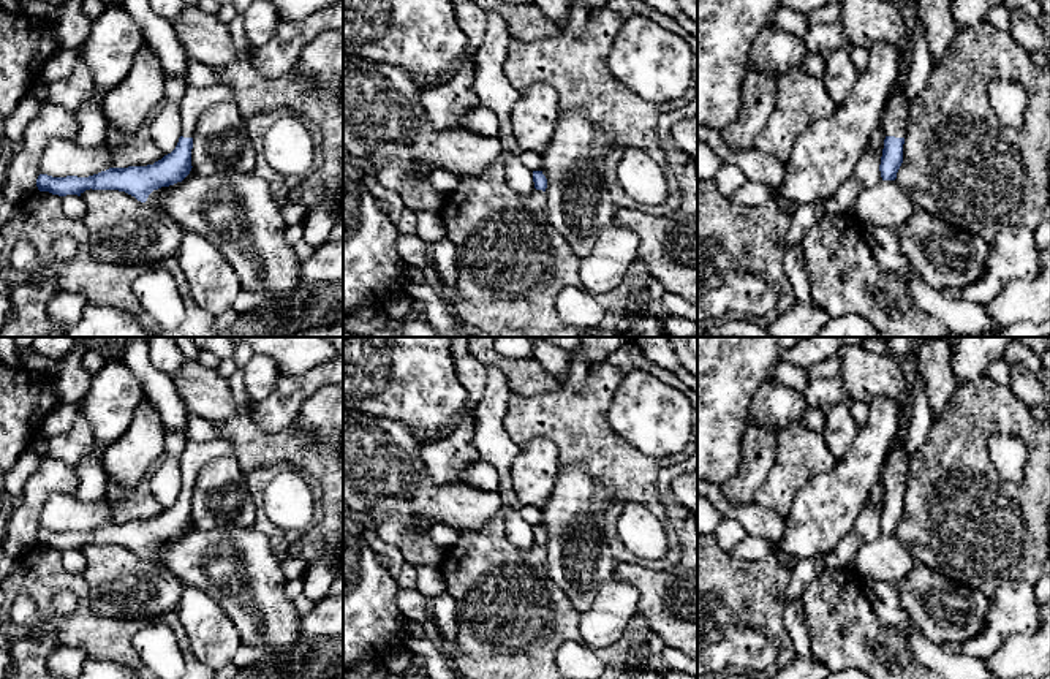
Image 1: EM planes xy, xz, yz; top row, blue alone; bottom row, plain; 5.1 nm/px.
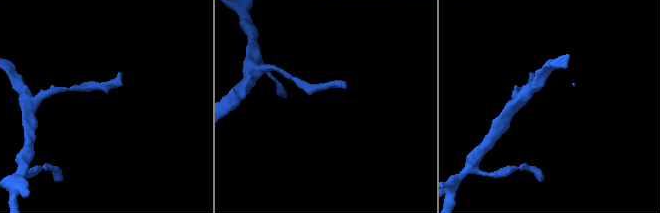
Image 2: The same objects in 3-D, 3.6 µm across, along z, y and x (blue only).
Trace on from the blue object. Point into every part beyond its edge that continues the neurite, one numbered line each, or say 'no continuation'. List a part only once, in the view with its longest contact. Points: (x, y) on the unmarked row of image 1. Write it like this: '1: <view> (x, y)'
1: yz (895, 470)

